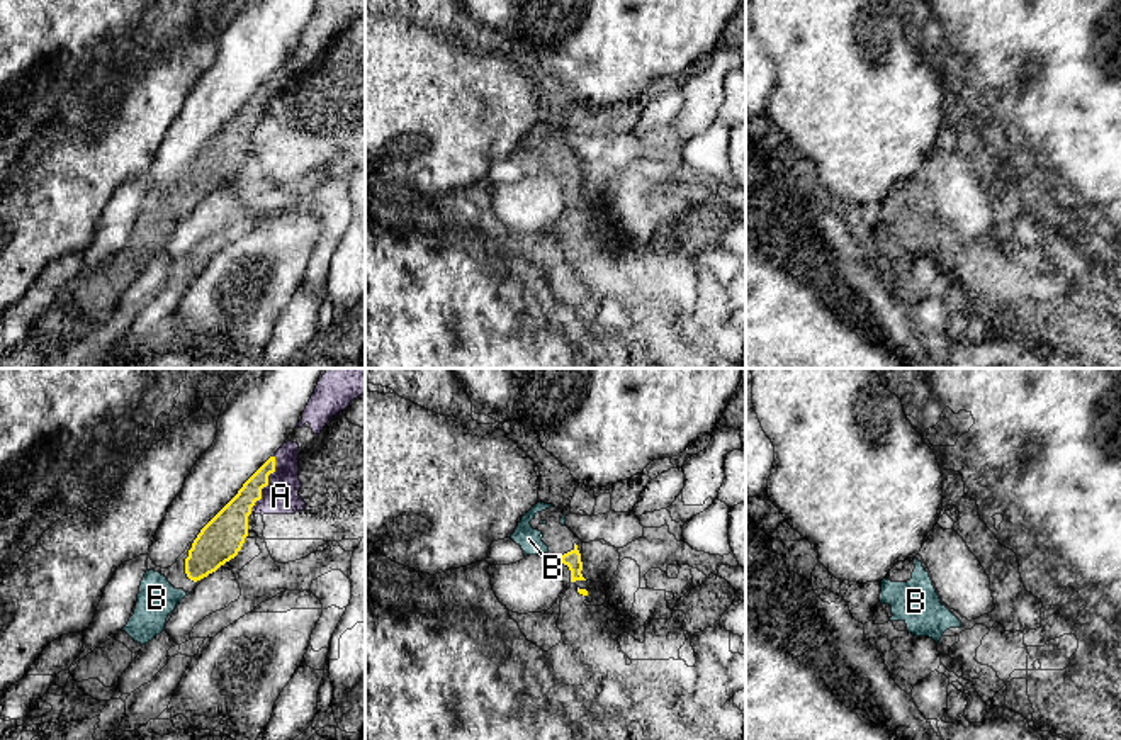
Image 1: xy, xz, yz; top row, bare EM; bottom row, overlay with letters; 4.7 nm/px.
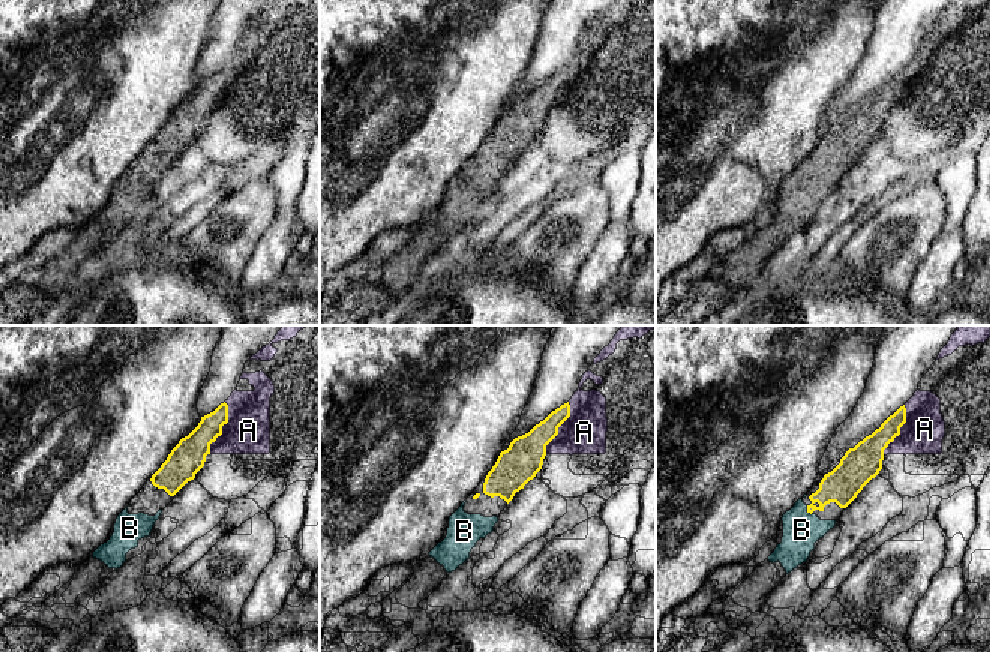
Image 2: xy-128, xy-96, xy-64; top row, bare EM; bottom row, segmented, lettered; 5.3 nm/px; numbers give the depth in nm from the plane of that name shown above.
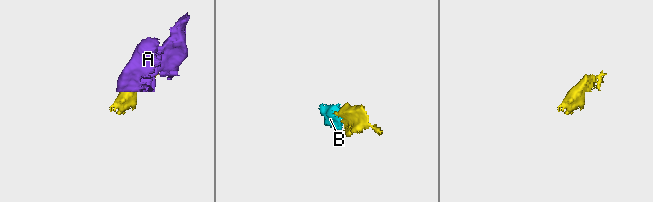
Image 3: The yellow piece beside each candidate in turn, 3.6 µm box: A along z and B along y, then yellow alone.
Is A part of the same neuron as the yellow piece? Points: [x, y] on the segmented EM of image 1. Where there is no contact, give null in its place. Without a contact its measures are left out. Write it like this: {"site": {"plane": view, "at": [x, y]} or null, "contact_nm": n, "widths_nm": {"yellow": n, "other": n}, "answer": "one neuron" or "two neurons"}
{"site": {"plane": "xy", "at": [267, 484]}, "contact_nm": 300, "widths_nm": {"yellow": 160, "other": 170}, "answer": "one neuron"}

